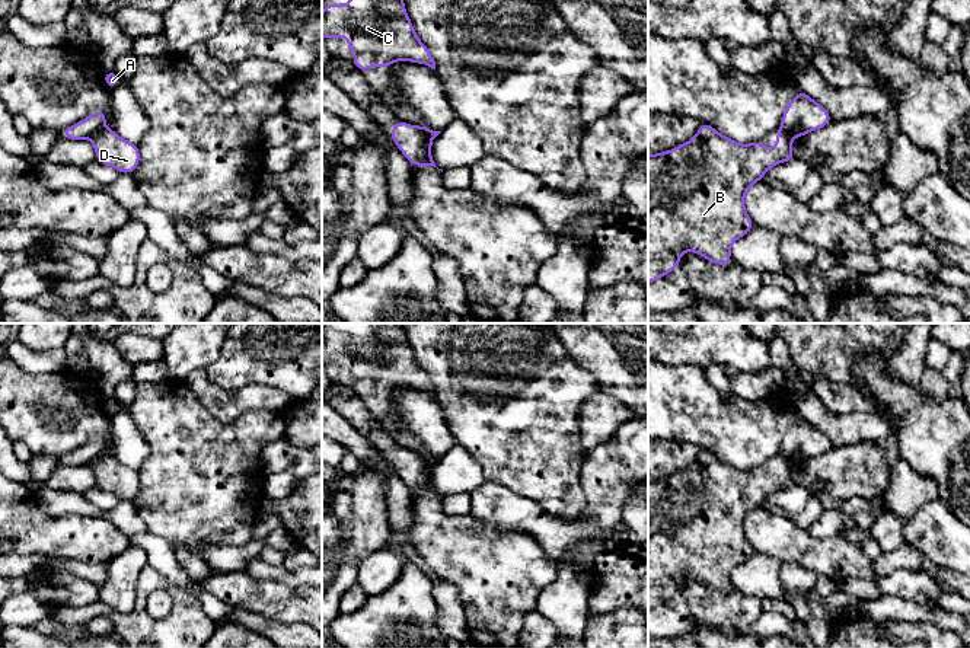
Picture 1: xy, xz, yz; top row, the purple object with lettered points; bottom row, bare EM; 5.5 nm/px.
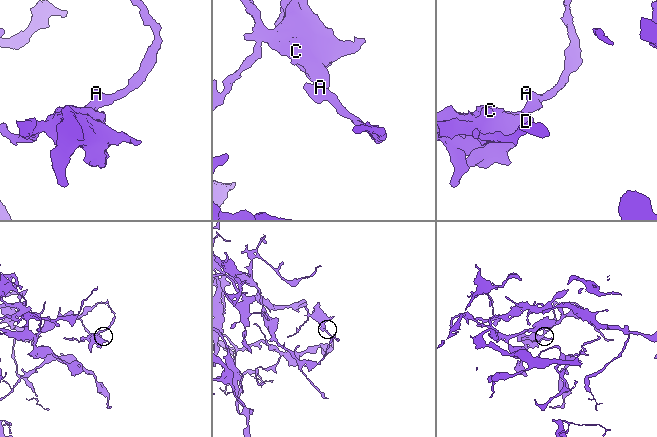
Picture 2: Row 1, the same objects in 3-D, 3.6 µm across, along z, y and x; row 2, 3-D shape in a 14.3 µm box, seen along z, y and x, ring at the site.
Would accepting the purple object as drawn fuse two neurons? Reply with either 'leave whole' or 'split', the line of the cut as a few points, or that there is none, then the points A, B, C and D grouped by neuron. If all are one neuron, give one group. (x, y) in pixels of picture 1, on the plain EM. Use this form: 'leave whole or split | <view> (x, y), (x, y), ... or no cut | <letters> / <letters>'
split | xy (104, 453), (88, 463) | A / B C D

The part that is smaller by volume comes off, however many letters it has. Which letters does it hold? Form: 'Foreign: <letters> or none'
Foreign: B, C, D

